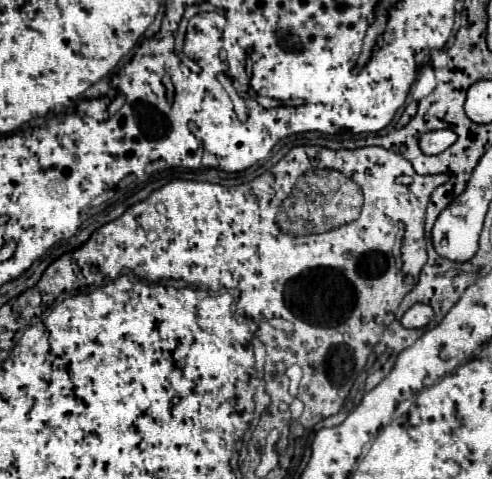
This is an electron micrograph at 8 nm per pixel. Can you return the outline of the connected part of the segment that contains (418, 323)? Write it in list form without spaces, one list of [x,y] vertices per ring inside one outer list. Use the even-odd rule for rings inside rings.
[[[414,304],[410,310],[406,310],[400,322],[404,328],[424,328],[430,324],[432,318],[434,318],[434,312],[428,304]]]

